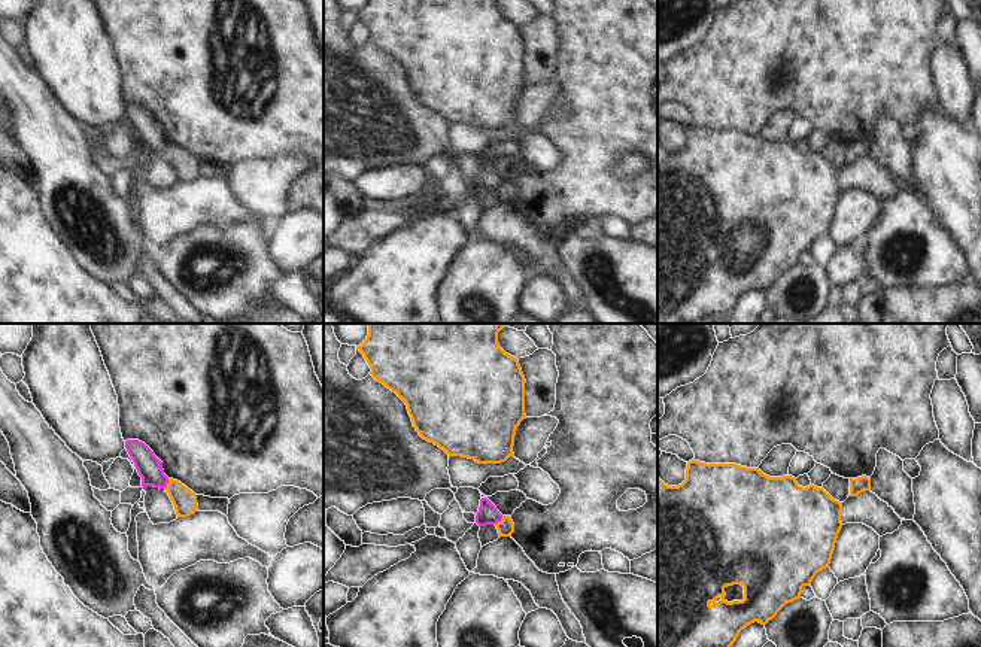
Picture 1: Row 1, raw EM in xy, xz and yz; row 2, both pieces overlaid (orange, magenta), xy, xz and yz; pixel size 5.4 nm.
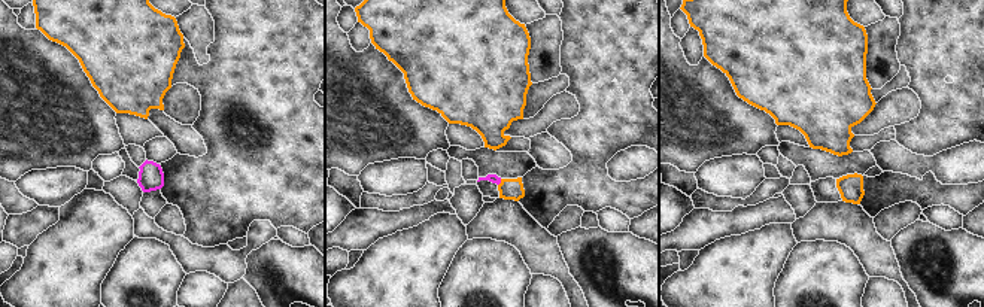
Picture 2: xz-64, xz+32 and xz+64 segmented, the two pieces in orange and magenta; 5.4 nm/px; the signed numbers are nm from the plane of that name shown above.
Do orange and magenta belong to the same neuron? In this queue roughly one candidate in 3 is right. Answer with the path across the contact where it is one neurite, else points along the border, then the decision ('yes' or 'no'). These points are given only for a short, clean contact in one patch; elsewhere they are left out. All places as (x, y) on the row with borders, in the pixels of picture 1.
along xz (503, 516), (495, 525) | no

